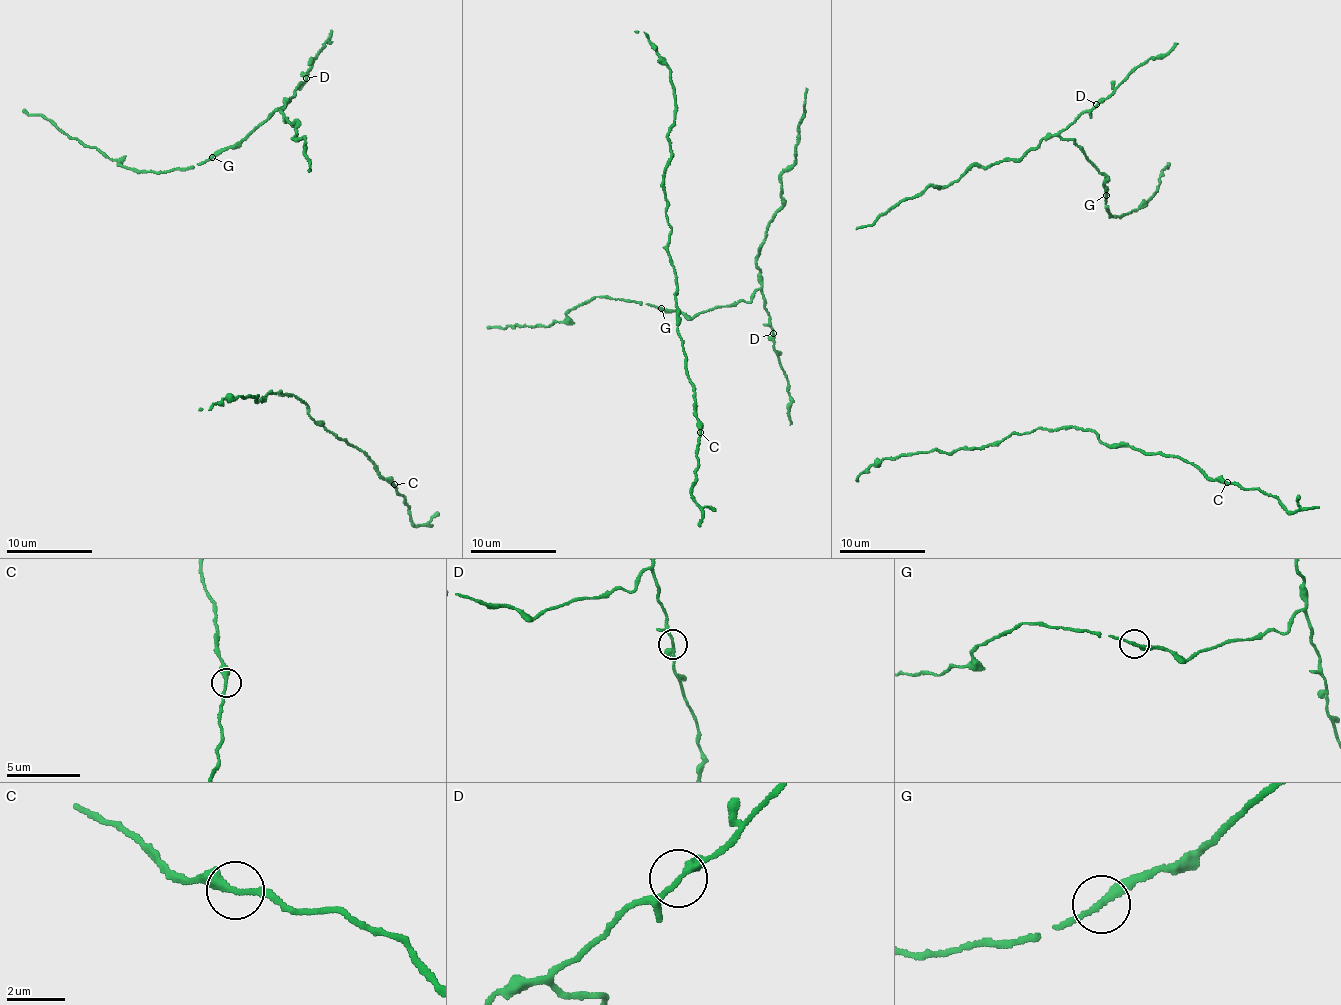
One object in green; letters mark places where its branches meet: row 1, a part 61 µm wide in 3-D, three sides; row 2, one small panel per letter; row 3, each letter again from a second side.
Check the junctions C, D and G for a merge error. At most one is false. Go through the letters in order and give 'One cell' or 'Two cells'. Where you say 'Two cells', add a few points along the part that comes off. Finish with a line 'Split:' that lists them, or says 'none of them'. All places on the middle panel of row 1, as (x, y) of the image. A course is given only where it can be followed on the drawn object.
C: Two cells. Course of the part to remove: (700, 432), (697, 467), (691, 491), (701, 510), (697, 525)
D: One cell
G: One cell
Split: C

